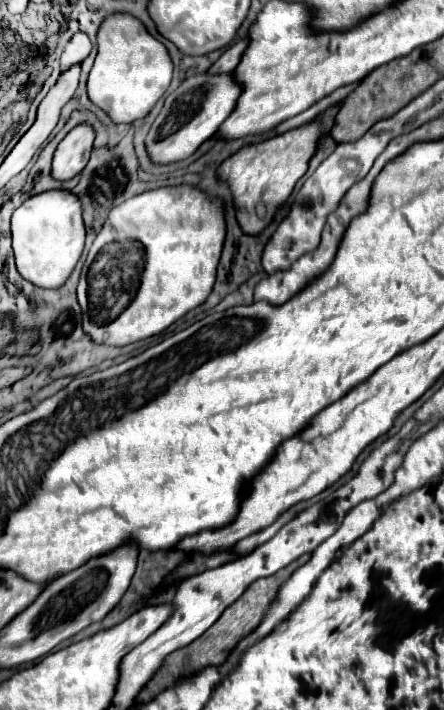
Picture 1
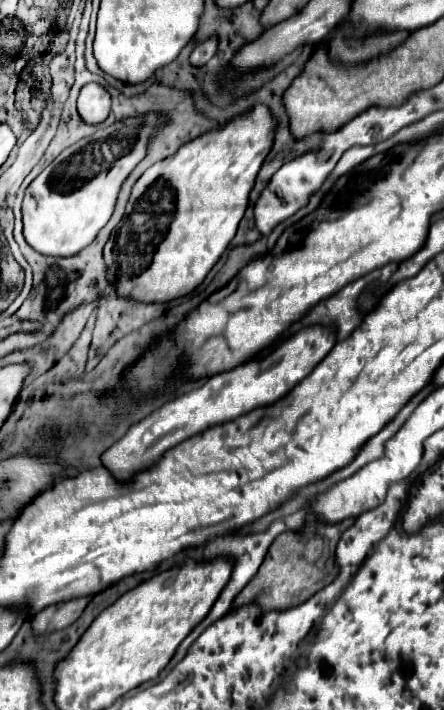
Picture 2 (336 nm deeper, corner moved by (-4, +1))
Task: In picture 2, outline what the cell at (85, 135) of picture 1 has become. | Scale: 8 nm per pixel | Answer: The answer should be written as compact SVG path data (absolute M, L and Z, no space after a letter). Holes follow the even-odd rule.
M86 83L78 95L78 113L88 123L102 123L110 113L110 93L100 83Z

